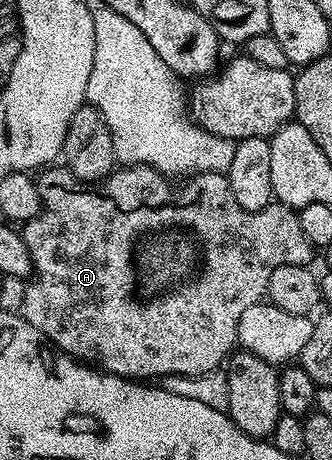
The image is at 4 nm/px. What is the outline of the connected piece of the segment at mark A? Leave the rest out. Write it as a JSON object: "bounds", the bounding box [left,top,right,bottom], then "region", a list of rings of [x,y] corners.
{"bounds":[22,165,314,379],"region":[[[148,165],[117,168],[102,181],[89,187],[66,167],[48,167],[39,174],[40,214],[23,226],[24,242],[30,251],[34,276],[27,282],[22,316],[61,353],[106,373],[125,379],[163,379],[171,375],[202,375],[215,373],[227,362],[236,345],[236,325],[249,307],[261,304],[268,296],[270,275],[283,265],[308,265],[314,246],[302,235],[302,223],[297,210],[288,205],[273,203],[262,211],[246,211],[238,207],[238,199],[228,190],[228,179],[222,173],[197,173],[189,176],[176,197],[176,189],[165,174]]]}

